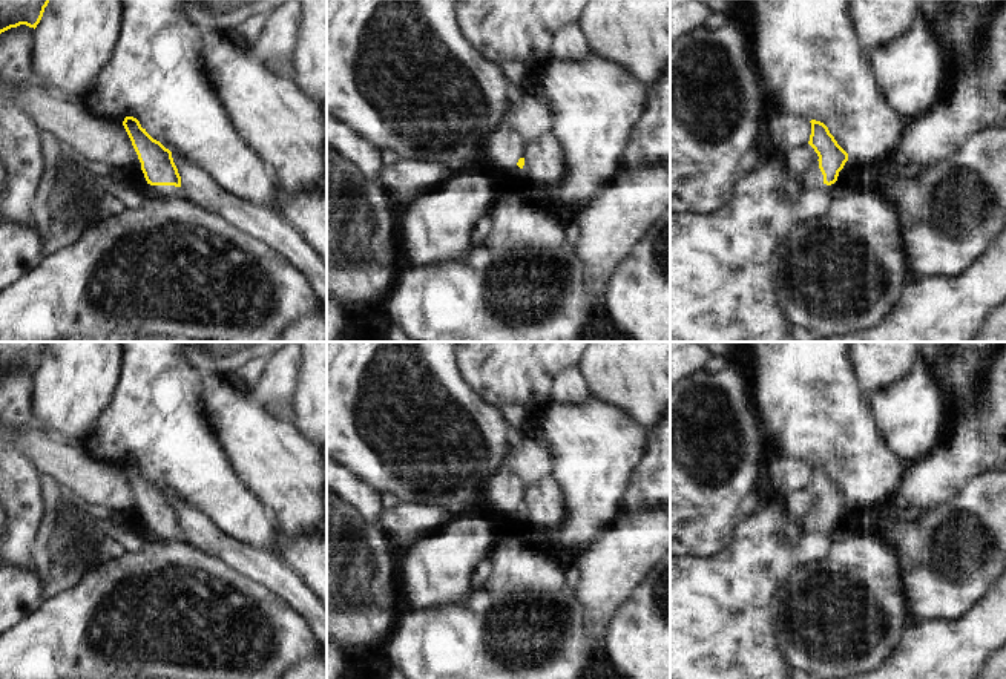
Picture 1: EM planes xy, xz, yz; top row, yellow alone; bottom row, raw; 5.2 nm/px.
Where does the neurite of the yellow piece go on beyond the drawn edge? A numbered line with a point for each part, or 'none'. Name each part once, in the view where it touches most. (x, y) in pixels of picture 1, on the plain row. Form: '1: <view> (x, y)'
1: xy (164, 535).

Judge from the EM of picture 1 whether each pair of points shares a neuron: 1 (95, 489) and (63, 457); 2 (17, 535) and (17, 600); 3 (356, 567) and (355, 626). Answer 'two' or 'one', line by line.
1: one
2: two
3: one

